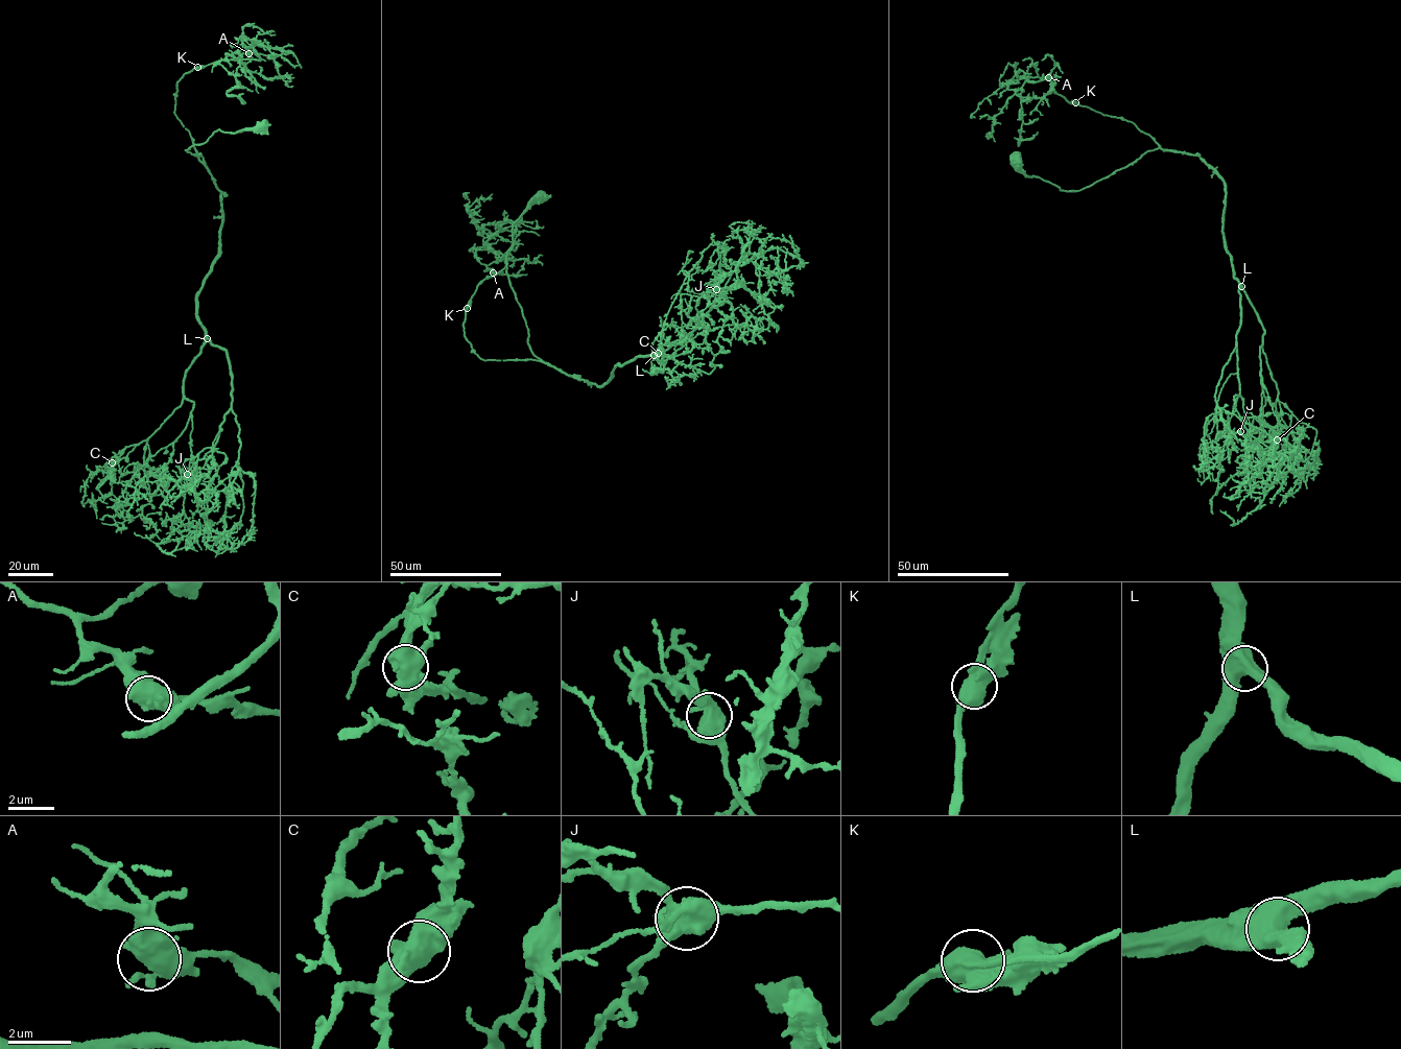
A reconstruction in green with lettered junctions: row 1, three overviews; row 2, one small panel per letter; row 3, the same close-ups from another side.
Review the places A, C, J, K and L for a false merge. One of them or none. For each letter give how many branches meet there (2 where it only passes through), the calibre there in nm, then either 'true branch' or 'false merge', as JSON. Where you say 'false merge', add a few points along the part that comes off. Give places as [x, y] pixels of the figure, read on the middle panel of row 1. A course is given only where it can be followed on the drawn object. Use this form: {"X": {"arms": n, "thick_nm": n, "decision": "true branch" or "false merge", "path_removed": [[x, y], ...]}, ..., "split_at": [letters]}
{"A": {"arms": 3, "thick_nm": 600, "decision": "true branch"}, "C": {"arms": 3, "thick_nm": 550, "decision": "true branch"}, "J": {"arms": 3, "thick_nm": 550, "decision": "true branch"}, "K": {"arms": 3, "thick_nm": 600, "decision": "true branch"}, "L": {"arms": 3, "thick_nm": 600, "decision": "true branch"}, "split_at": []}

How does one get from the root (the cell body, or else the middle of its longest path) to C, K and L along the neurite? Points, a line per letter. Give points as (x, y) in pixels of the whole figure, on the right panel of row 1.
C: (1017, 161), (1068, 192), (1158, 148), (1212, 169), (1233, 278), (1264, 330), (1277, 439)
K: (1017, 161), (1027, 176), (1075, 192), (1148, 150), (1167, 149), (1134, 123), (1075, 102)
L: (1017, 161), (1027, 176), (1075, 192), (1158, 148), (1200, 157), (1225, 185), (1225, 246), (1241, 286)

